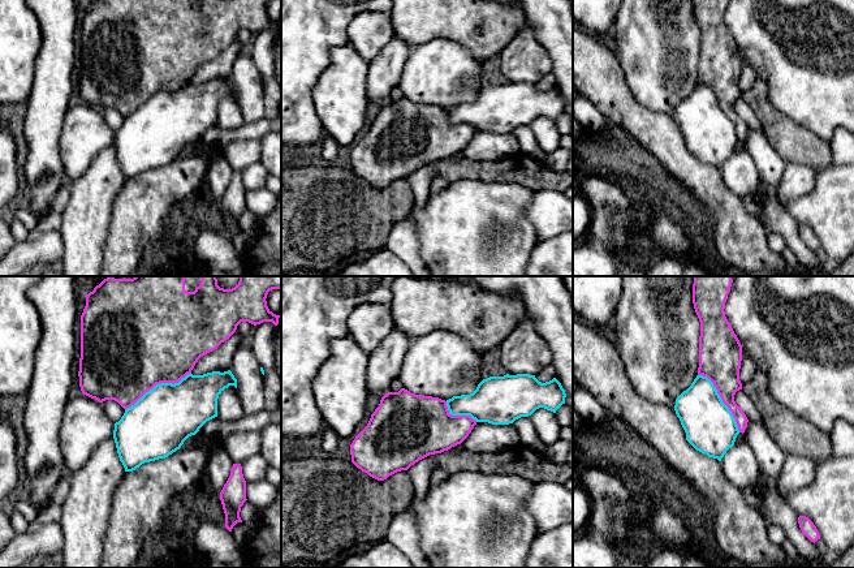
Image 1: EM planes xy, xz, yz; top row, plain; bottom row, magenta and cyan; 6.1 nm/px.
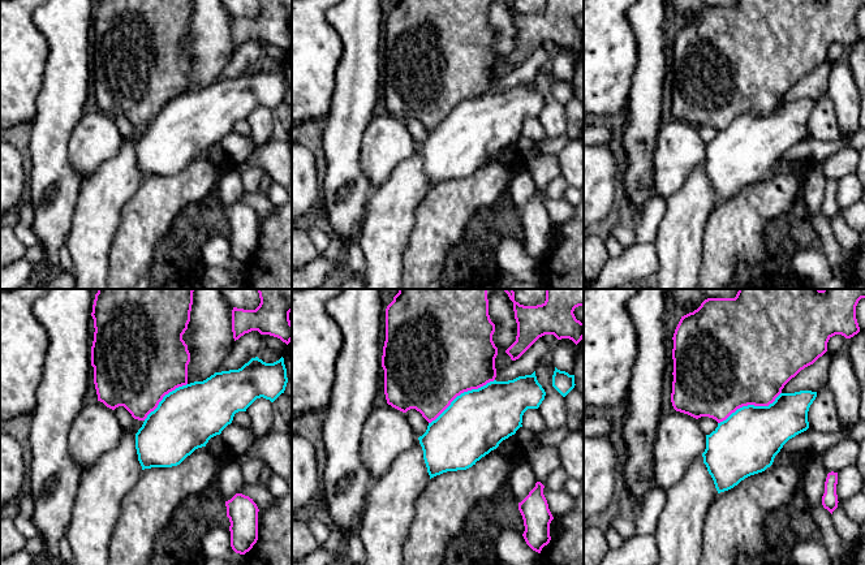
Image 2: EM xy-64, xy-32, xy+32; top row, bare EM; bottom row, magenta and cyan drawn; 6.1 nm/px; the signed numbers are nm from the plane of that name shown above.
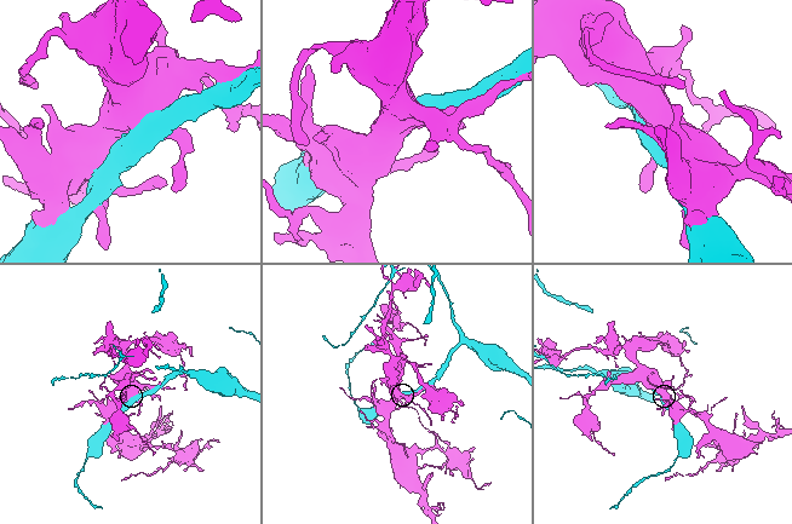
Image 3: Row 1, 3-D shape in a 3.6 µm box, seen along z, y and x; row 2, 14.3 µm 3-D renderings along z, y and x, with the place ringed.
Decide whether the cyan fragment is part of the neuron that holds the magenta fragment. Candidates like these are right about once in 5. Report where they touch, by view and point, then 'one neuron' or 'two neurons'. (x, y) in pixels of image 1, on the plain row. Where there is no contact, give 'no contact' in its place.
meets magenta in xy at (158, 91); two neurons

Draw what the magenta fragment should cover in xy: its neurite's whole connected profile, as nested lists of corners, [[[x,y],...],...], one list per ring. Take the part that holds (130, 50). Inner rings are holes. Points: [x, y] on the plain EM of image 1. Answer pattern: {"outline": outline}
{"outline": [[[90,0],[86,3],[86,14],[81,23],[81,66],[78,85],[82,102],[99,111],[115,108],[124,117],[128,117],[156,92],[178,91],[191,81],[200,65],[215,59],[221,51],[229,47],[241,30],[249,30],[254,34],[263,30],[272,30],[277,34],[280,23],[273,22],[268,17],[266,9],[267,3],[268,0]]]}

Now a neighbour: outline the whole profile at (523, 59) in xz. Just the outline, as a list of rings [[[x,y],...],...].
[[[532,29],[521,30],[500,52],[500,70],[509,83],[536,83],[551,74],[553,61]]]

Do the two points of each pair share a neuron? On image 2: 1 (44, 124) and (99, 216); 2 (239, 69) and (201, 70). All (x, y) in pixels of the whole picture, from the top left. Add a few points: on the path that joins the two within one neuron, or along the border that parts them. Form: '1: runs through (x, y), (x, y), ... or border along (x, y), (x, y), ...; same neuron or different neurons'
1: border along (84, 180), (73, 215); different neurons
2: border along (235, 50), (216, 80); different neurons

